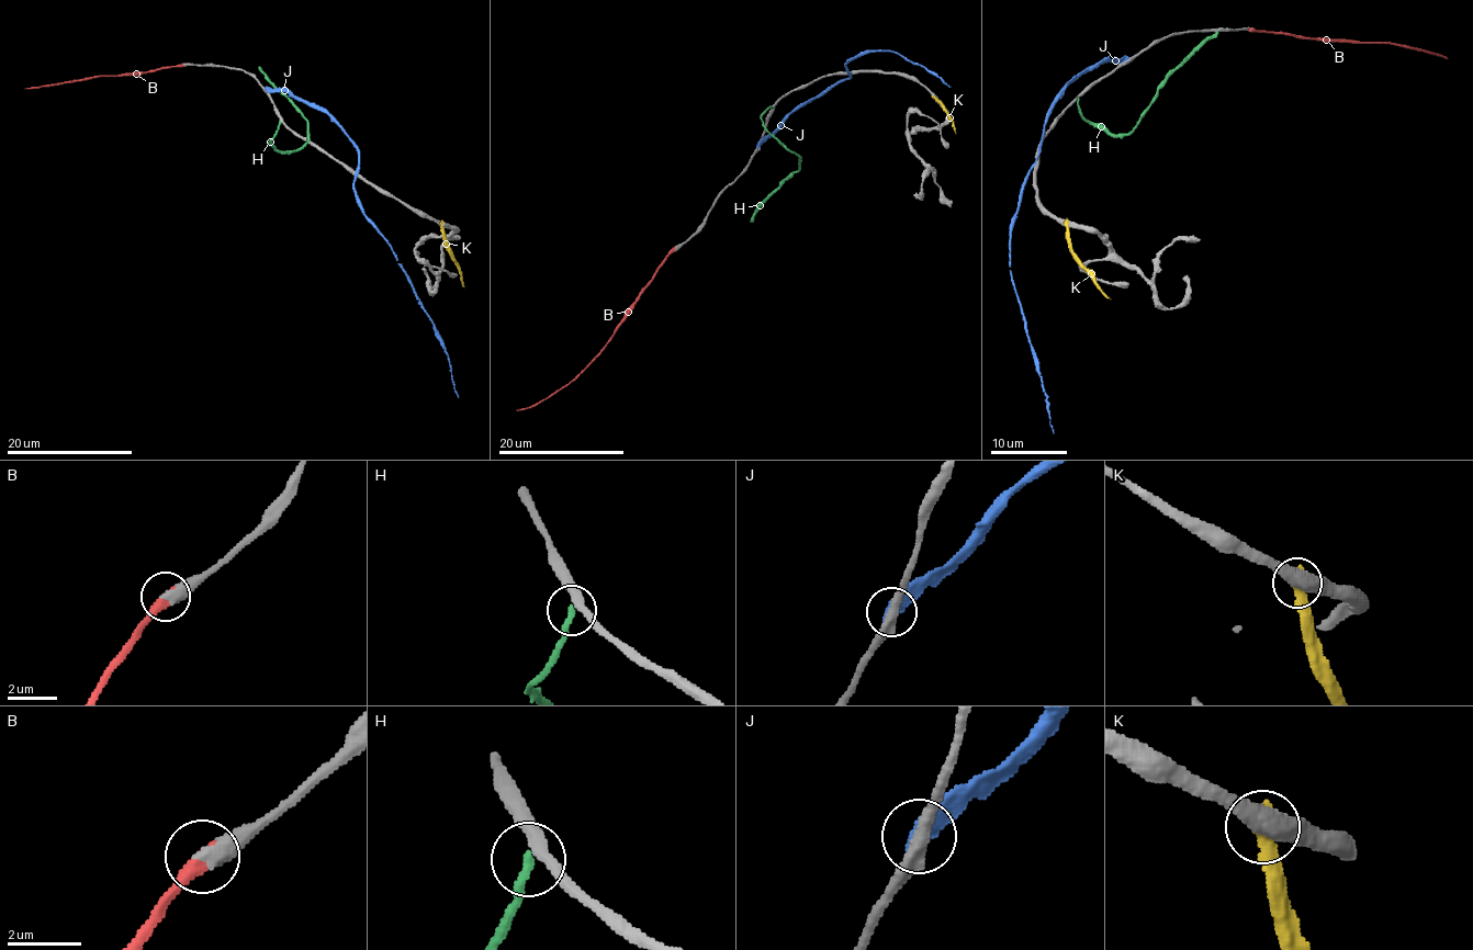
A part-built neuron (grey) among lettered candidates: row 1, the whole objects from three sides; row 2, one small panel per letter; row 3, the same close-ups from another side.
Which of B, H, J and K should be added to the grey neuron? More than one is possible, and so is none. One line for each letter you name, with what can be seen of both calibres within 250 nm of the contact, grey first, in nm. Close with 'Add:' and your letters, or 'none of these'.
B: 480 nm thick on the grey side, 400 nm on the other
Add: B

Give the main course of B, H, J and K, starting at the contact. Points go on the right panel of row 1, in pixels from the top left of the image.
B: (1250, 29), (1395, 43), (1447, 57)
H: (1077, 100), (1079, 113), (1091, 122), (1100, 124), (1108, 132), (1128, 134), (1159, 86), (1192, 52), (1218, 31)
J: (1123, 59), (1100, 59), (1081, 72), (1055, 103), (1011, 233), (1009, 271), (1055, 432)
K: (1066, 223), (1069, 251), (1110, 300)

